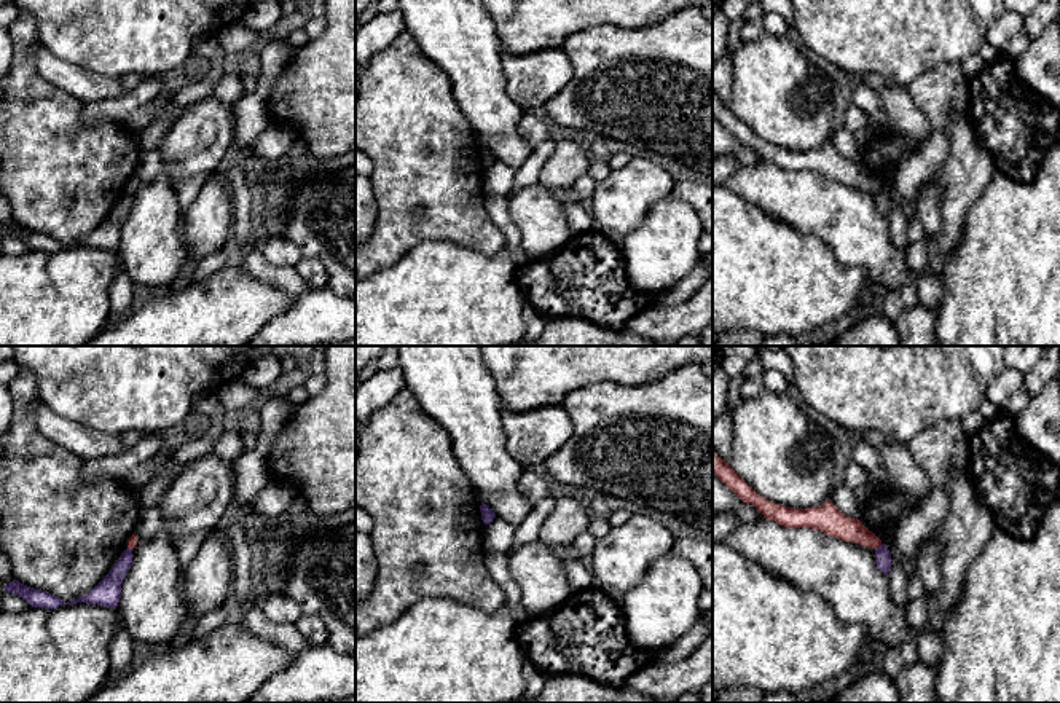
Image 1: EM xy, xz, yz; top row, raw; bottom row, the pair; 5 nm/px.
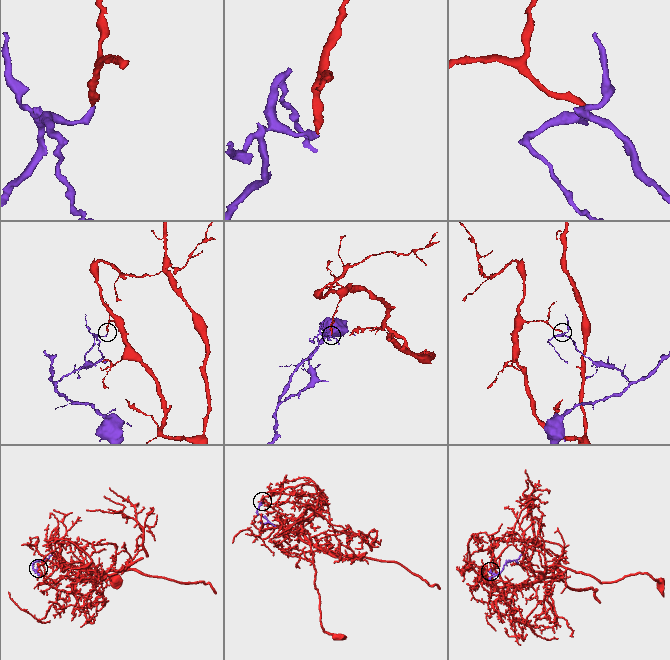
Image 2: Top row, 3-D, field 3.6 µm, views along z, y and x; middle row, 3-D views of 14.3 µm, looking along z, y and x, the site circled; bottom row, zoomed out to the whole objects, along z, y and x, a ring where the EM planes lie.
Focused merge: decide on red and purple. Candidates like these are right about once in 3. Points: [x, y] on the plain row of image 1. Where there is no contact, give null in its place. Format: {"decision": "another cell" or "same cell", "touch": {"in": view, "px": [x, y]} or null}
{"decision": "another cell", "touch": {"in": "yz", "px": [879, 188]}}

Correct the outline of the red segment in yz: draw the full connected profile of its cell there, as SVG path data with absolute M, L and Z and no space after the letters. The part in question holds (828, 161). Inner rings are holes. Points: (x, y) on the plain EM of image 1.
M713 94L713 118L730 131L743 145L757 151L764 161L786 171L811 171L827 179L877 191L881 183L861 163L842 156L830 142L818 150L795 151L776 147L757 137L732 110Z

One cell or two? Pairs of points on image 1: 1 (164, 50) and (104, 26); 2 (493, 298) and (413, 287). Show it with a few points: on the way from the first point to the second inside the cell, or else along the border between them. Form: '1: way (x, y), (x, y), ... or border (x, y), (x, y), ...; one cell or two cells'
1: way (150, 35), (141, 26), (118, 26); one cell
2: way (474, 298), (432, 298); one cell

